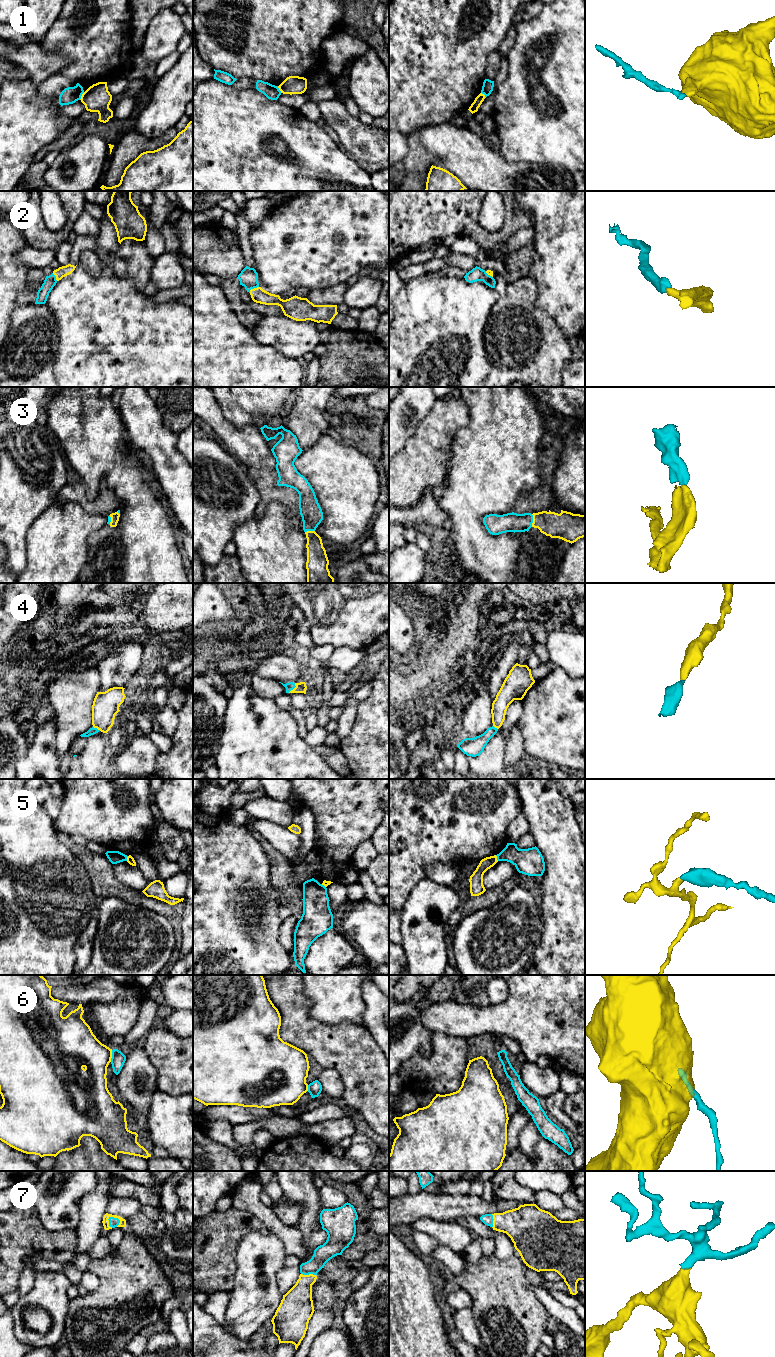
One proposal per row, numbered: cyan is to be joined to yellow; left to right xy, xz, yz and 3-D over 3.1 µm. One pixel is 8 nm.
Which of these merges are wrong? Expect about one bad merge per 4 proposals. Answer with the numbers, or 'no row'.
1, 5, 6

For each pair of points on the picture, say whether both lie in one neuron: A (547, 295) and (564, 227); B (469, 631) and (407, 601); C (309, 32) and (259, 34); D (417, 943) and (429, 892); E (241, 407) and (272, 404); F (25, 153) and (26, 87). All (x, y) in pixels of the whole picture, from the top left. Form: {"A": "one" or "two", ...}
{"A": "one", "B": "two", "C": "one", "D": "one", "E": "one", "F": "one"}

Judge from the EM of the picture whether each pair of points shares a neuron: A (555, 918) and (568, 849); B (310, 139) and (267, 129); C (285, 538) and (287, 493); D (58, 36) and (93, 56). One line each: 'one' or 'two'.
A: one
B: one
C: two
D: one

